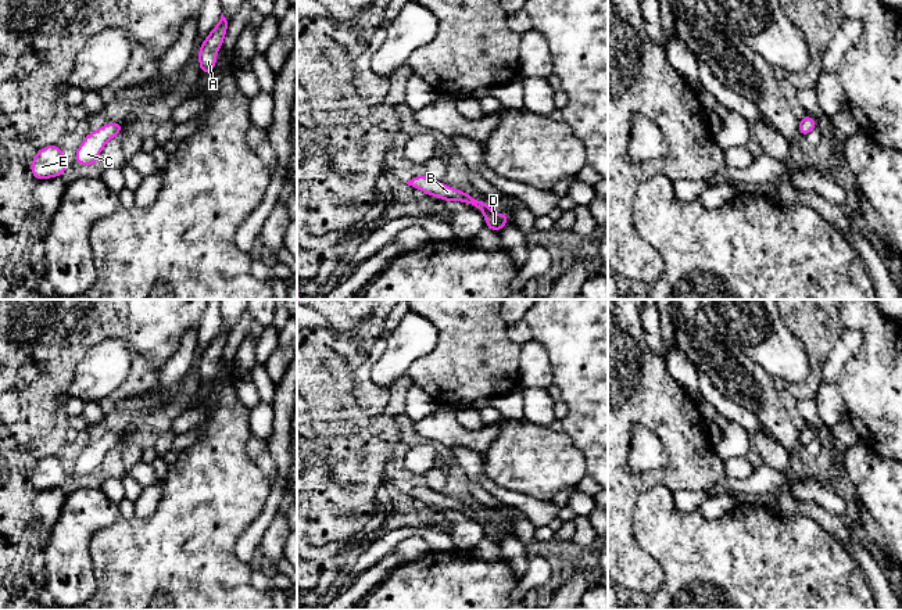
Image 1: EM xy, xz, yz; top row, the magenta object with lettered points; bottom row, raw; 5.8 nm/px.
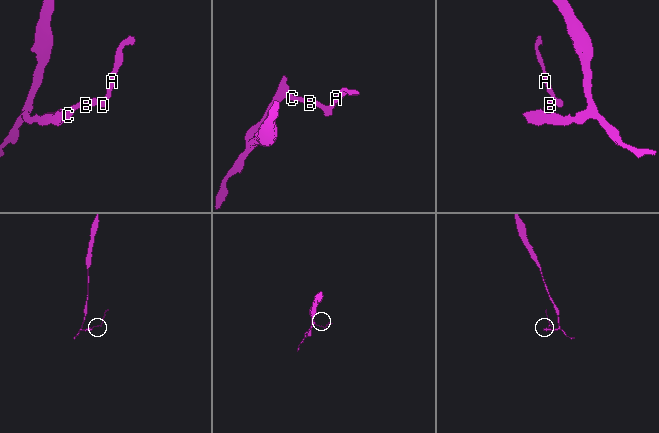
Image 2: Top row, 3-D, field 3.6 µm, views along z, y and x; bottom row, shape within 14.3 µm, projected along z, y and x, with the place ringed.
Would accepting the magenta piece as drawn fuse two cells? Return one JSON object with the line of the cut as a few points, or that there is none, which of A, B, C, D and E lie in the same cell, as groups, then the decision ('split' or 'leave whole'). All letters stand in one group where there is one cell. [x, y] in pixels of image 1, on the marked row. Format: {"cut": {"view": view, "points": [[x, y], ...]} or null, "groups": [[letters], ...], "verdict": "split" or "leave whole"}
{"cut": null, "groups": [["A", "B", "C", "D", "E"]], "verdict": "leave whole"}

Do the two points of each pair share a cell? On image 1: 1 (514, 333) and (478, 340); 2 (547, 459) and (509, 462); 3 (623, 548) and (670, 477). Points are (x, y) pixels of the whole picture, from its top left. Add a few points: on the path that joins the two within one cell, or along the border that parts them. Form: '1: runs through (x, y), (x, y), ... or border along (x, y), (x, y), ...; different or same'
1: border along (507, 325), (507, 336), (519, 345); different
2: runs through (537, 459), (519, 459); same
3: runs through (622, 524), (622, 502), (647, 478); same

